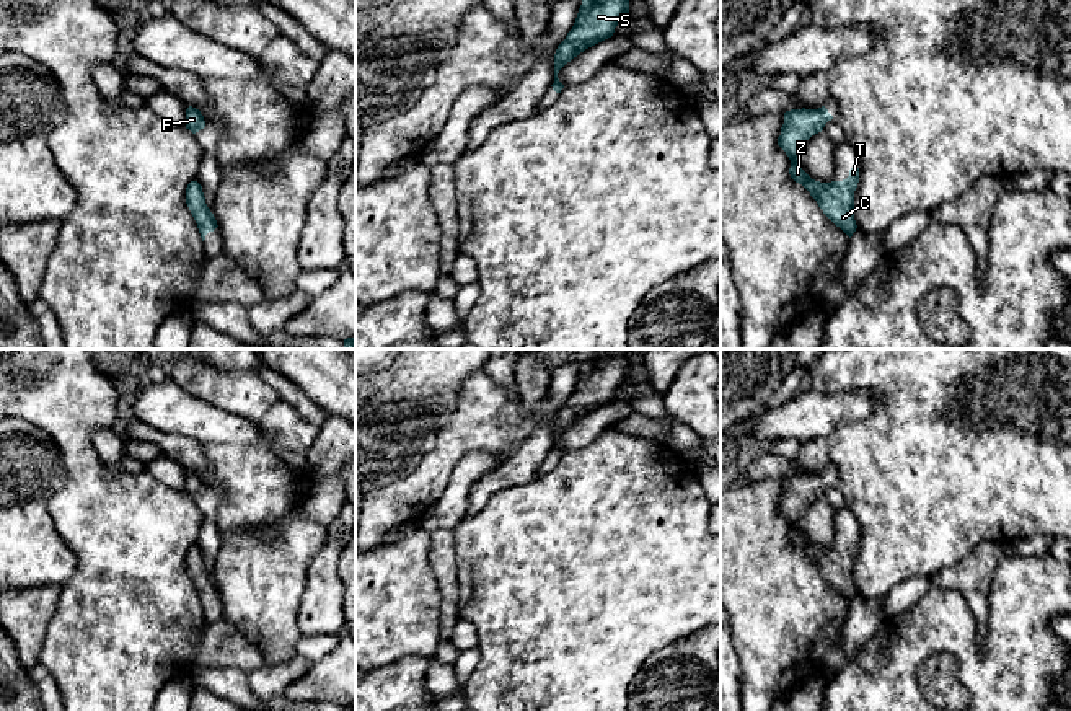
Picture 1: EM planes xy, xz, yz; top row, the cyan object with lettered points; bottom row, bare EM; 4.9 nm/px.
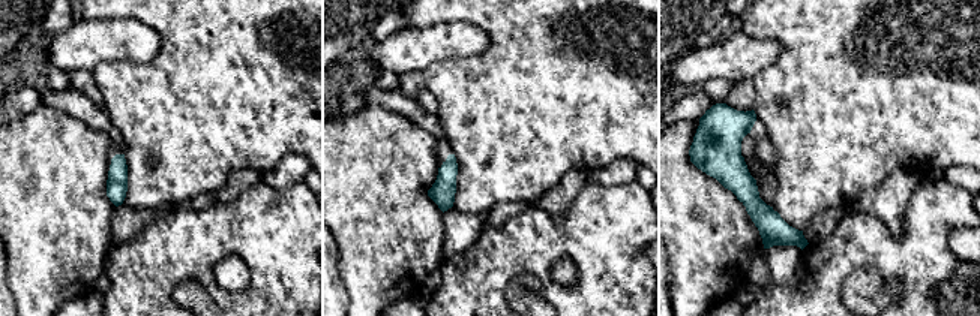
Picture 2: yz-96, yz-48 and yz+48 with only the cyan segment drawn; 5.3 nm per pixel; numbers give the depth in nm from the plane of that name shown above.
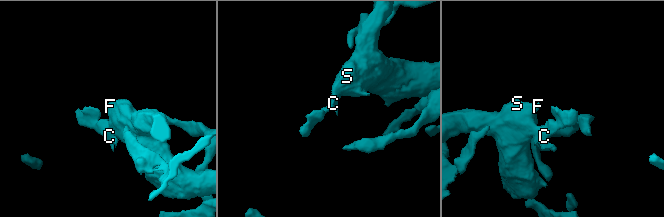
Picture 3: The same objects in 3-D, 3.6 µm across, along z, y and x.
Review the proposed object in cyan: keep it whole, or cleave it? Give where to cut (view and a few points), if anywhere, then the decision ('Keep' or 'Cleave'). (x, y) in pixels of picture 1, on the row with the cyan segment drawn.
No split. Keep

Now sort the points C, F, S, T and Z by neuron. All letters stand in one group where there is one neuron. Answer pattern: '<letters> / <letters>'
C F S T Z

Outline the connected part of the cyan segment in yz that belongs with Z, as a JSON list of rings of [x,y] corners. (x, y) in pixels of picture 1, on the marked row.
[[[825,106],[786,111],[778,145],[791,160],[791,178],[802,184],[823,214],[851,238],[857,228],[854,220],[854,191],[859,183],[859,168],[851,168],[849,176],[843,181],[820,183],[812,179],[797,163],[797,155],[807,140],[822,132],[831,119],[833,116]]]

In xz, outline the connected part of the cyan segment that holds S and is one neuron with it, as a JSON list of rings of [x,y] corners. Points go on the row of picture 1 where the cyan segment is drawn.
[[[582,0],[575,23],[554,54],[556,93],[564,85],[559,82],[559,70],[585,49],[613,36],[615,28],[628,16],[629,0]]]

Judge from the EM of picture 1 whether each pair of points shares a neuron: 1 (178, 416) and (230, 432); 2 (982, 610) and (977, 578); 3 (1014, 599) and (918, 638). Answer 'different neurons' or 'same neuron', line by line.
1: same neuron
2: same neuron
3: same neuron

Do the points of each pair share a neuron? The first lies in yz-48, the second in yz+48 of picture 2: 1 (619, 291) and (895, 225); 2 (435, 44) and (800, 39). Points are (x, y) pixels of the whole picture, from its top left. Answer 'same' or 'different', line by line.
1: different
2: different

